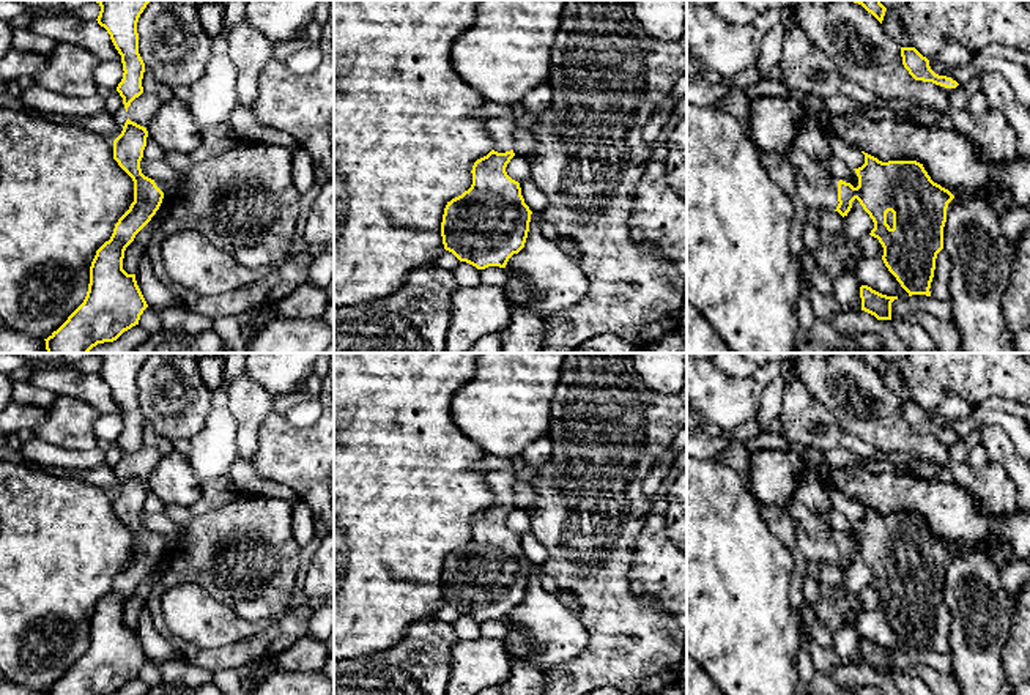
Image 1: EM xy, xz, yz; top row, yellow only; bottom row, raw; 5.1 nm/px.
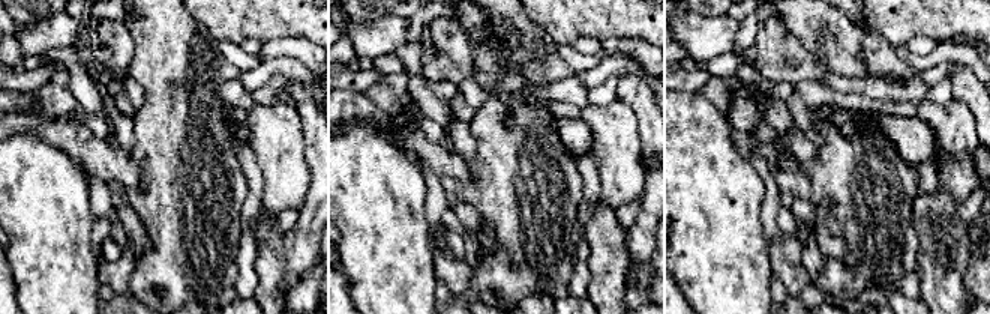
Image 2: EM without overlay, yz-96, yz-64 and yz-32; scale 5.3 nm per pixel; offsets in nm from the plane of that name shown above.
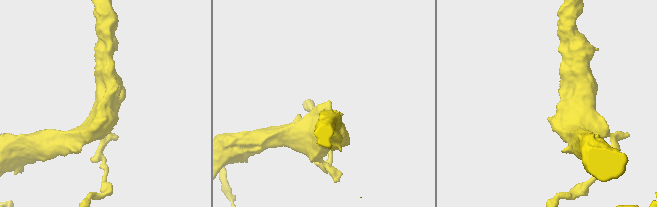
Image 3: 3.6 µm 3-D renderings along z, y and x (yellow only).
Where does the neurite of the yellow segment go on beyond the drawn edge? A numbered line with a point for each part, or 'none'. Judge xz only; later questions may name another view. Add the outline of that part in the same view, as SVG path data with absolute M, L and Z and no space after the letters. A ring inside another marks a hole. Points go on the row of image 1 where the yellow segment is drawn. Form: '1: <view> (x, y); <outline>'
1: xz (501, 131); M513 115L488 120L487 132L493 140L493 150L498 153L513 150L513 134L517 128L518 121Z

